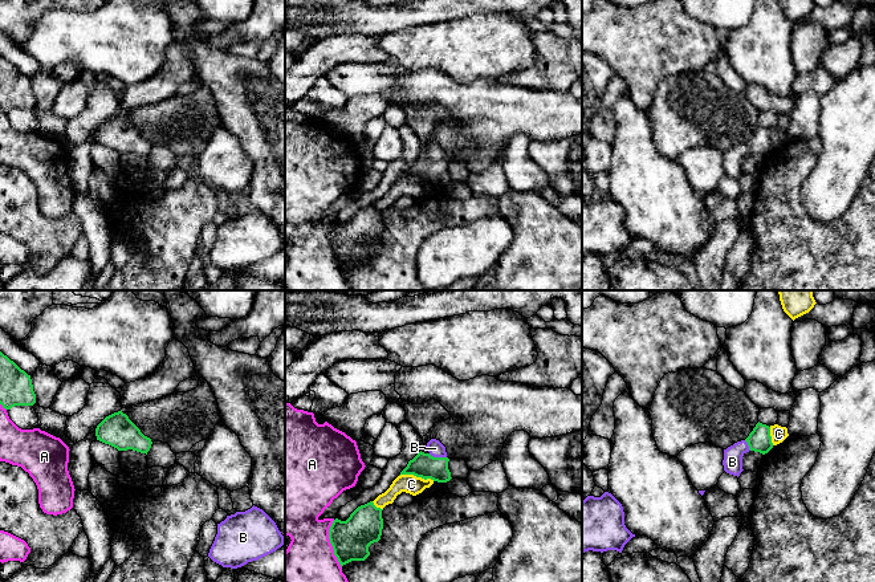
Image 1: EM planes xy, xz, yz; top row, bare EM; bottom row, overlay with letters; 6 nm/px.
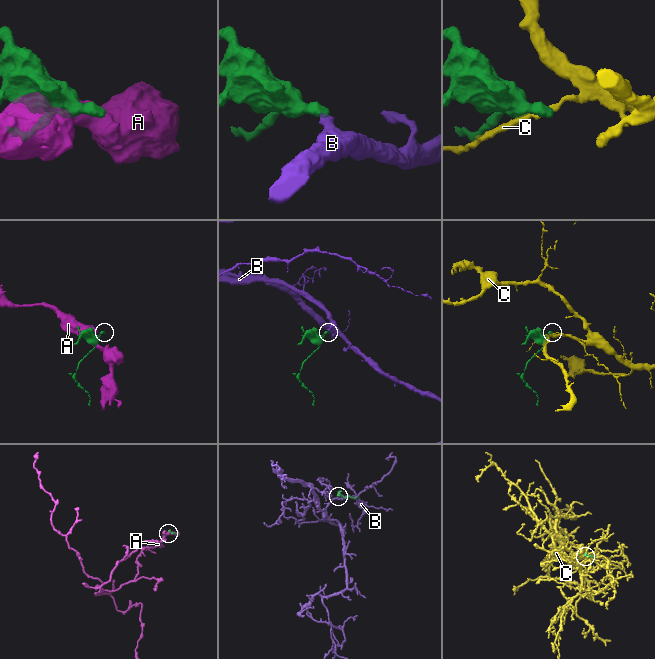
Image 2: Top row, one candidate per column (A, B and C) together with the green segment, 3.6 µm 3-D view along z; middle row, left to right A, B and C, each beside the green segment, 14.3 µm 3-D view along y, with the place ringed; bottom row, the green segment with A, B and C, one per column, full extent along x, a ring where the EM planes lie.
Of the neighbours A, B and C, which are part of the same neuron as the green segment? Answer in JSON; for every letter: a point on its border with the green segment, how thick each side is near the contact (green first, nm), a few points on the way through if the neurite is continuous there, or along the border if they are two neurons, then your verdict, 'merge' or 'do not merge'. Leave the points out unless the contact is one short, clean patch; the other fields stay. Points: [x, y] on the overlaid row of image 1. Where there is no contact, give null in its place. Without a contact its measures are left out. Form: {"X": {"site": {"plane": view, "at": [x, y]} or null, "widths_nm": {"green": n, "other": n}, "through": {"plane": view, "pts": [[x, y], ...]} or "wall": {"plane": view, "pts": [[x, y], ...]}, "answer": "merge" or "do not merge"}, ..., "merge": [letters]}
{"A": {"site": {"plane": "xz", "at": [330, 542]}, "widths_nm": {"green": 240, "other": 300}, "answer": "do not merge"}, "B": {"site": {"plane": "xz", "at": [438, 458]}, "widths_nm": {"green": 150, "other": 90}, "through": {"plane": "xz", "pts": [[424, 465], [430, 465], [438, 458], [435, 448]]}, "answer": "merge"}, "C": {"site": {"plane": "xz", "at": [416, 476]}, "widths_nm": {"green": 150, "other": 120}, "answer": "do not merge"}, "merge": ["B"]}

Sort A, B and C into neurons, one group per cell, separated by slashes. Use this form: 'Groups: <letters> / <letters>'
Groups: A / B / C

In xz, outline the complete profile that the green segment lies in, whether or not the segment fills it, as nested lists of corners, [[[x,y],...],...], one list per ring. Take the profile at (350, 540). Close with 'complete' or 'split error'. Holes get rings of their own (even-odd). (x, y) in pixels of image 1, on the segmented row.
[[[370,501],[358,506],[346,521],[333,521],[329,540],[341,567],[351,561],[365,561],[370,555],[369,546],[382,536],[382,510]]]; complete

